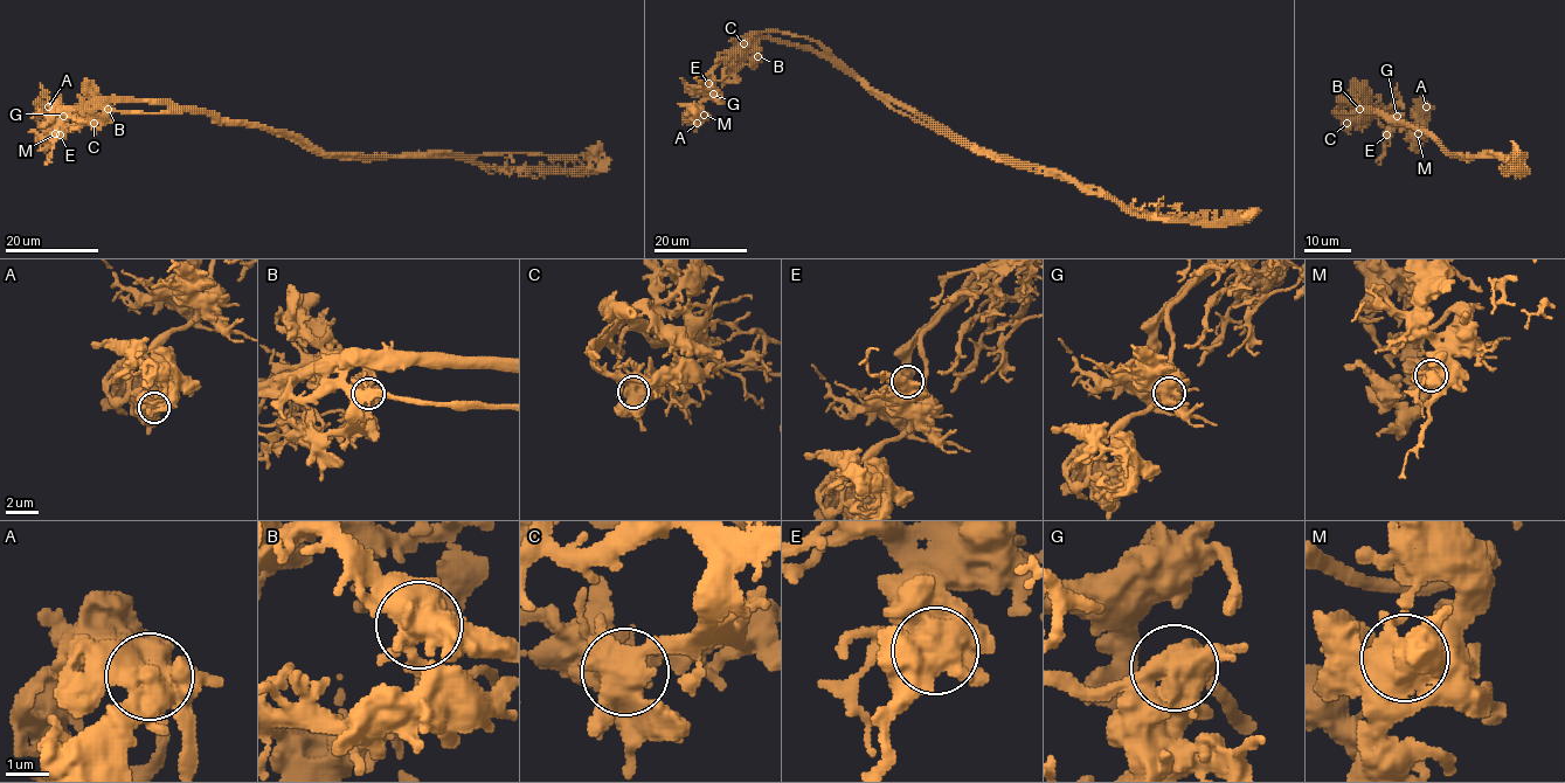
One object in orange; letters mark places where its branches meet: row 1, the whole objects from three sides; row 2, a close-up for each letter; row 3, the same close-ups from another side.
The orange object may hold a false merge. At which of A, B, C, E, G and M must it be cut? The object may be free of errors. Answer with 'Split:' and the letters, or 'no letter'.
Split: G

